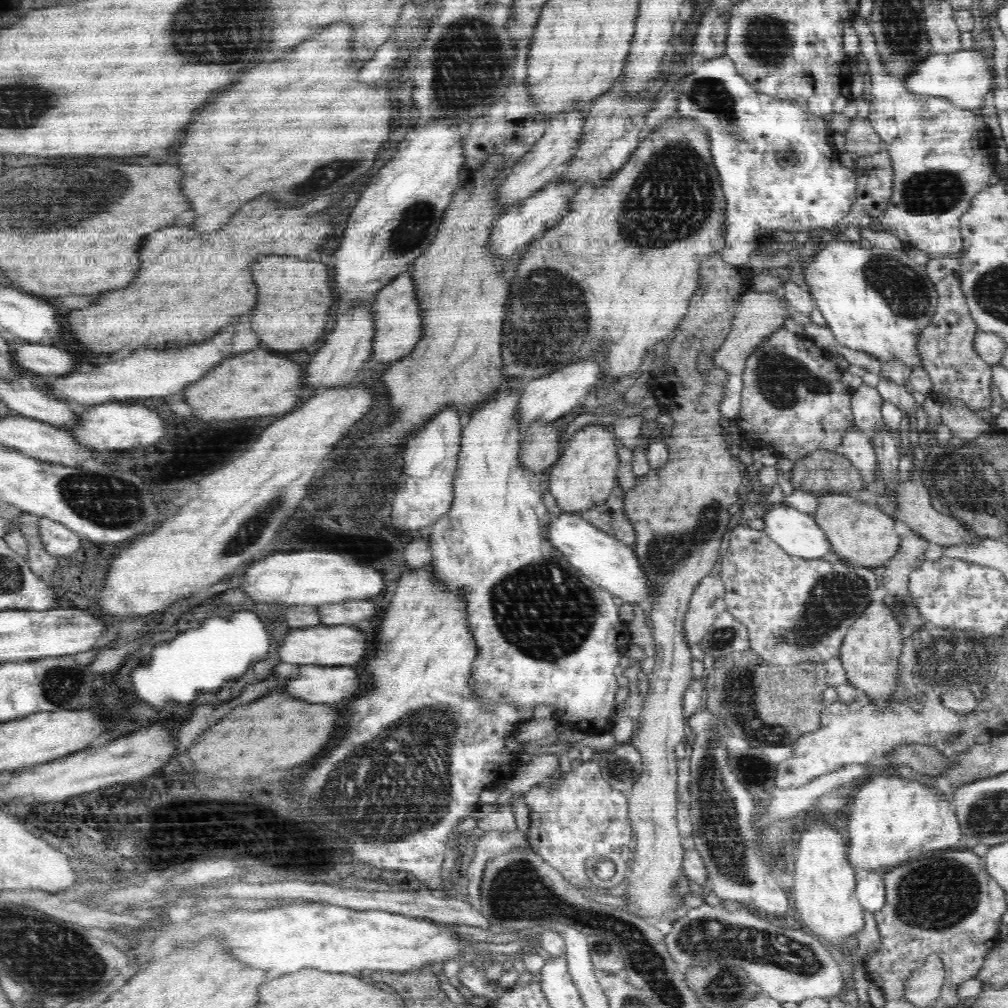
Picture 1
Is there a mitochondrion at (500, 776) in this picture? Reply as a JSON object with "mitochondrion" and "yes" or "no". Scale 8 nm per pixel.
{"mitochondrion":"no"}

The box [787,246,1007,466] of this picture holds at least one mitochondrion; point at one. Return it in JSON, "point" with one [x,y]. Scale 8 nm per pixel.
{"point":[903,288]}

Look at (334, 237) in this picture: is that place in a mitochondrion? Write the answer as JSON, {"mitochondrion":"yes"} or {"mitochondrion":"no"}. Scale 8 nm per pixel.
{"mitochondrion":"no"}

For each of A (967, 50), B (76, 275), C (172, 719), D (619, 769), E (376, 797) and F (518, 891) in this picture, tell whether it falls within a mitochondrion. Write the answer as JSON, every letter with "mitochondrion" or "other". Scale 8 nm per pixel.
{"A":"other","B":"other","C":"other","D":"mitochondrion","E":"mitochondrion","F":"mitochondrion"}

